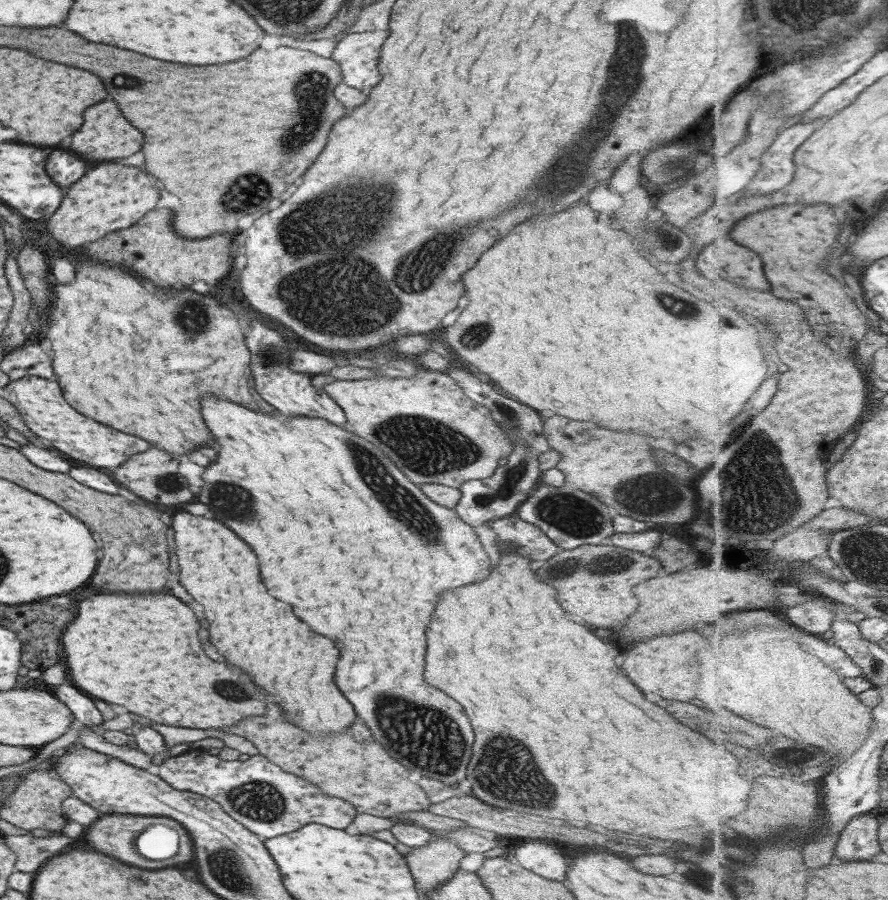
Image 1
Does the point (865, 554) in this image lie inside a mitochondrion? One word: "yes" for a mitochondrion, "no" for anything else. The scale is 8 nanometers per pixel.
yes

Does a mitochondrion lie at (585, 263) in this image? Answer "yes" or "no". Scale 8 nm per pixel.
no

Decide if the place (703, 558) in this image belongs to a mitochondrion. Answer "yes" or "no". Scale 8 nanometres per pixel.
no

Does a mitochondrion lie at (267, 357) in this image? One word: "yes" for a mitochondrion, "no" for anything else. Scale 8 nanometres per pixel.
yes

